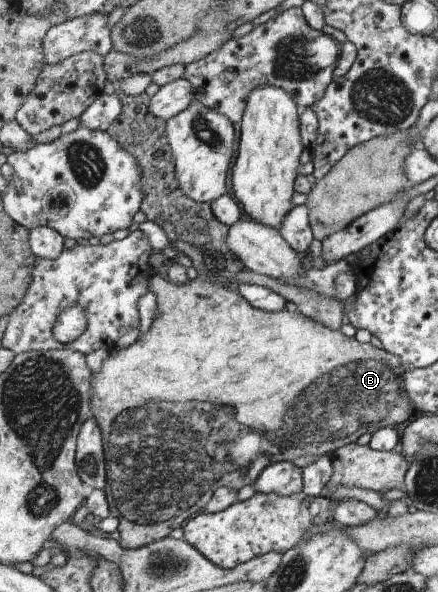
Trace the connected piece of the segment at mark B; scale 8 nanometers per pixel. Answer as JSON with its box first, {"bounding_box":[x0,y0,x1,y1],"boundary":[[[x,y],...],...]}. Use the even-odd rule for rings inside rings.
{"bounding_box":[90,271,414,550],"boundary":[[[159,271],[159,273],[152,278],[152,282],[150,282],[150,292],[154,292],[157,297],[157,304],[160,308],[160,314],[158,314],[158,318],[153,320],[149,331],[135,342],[133,345],[126,347],[125,349],[116,349],[111,352],[111,355],[106,359],[103,363],[103,367],[100,372],[94,373],[94,378],[92,378],[92,392],[90,392],[90,396],[92,396],[92,410],[94,418],[98,420],[98,424],[100,424],[100,428],[102,428],[102,432],[104,434],[104,446],[105,446],[105,456],[106,456],[106,464],[107,464],[107,485],[105,486],[106,498],[108,498],[108,504],[110,504],[110,516],[106,519],[117,518],[119,520],[119,525],[117,531],[119,532],[119,543],[122,548],[126,550],[142,548],[143,546],[152,544],[157,540],[165,539],[170,536],[176,528],[181,528],[189,519],[198,516],[203,512],[204,508],[208,506],[208,503],[212,498],[214,498],[214,494],[218,492],[219,488],[226,486],[234,486],[236,490],[245,487],[246,485],[250,485],[254,483],[257,478],[263,473],[263,470],[266,470],[268,466],[272,465],[274,462],[280,461],[291,461],[296,460],[298,456],[305,455],[329,455],[334,453],[337,448],[340,446],[344,446],[345,444],[355,442],[355,436],[357,433],[361,432],[370,432],[373,433],[376,429],[380,427],[396,427],[397,424],[400,424],[406,420],[408,417],[412,415],[414,408],[412,404],[410,404],[410,400],[408,400],[408,396],[406,396],[406,392],[404,392],[403,388],[403,379],[402,374],[404,374],[404,368],[400,366],[400,358],[398,356],[394,356],[394,354],[390,354],[390,352],[379,349],[370,342],[368,343],[359,343],[354,339],[354,337],[345,336],[340,332],[340,330],[330,330],[328,326],[322,326],[320,322],[316,322],[316,320],[312,320],[310,316],[306,316],[304,312],[300,312],[299,309],[292,310],[290,308],[286,308],[284,310],[278,312],[270,312],[262,309],[258,309],[243,295],[239,292],[230,292],[224,284],[221,282],[214,282],[212,280],[212,276],[210,274],[202,274],[202,276],[196,276],[195,279],[190,280],[184,286],[177,286],[171,283],[168,277],[164,274],[163,271]],[[238,414],[246,414],[246,420],[242,418],[238,418]],[[252,433],[259,435],[260,438],[256,438],[256,442],[259,442],[259,450],[264,455],[257,456],[254,458],[254,454],[250,454],[248,450],[242,454],[242,452],[238,452],[238,446],[242,446],[242,444],[238,444],[238,442],[248,442],[248,438],[252,438]]]}

